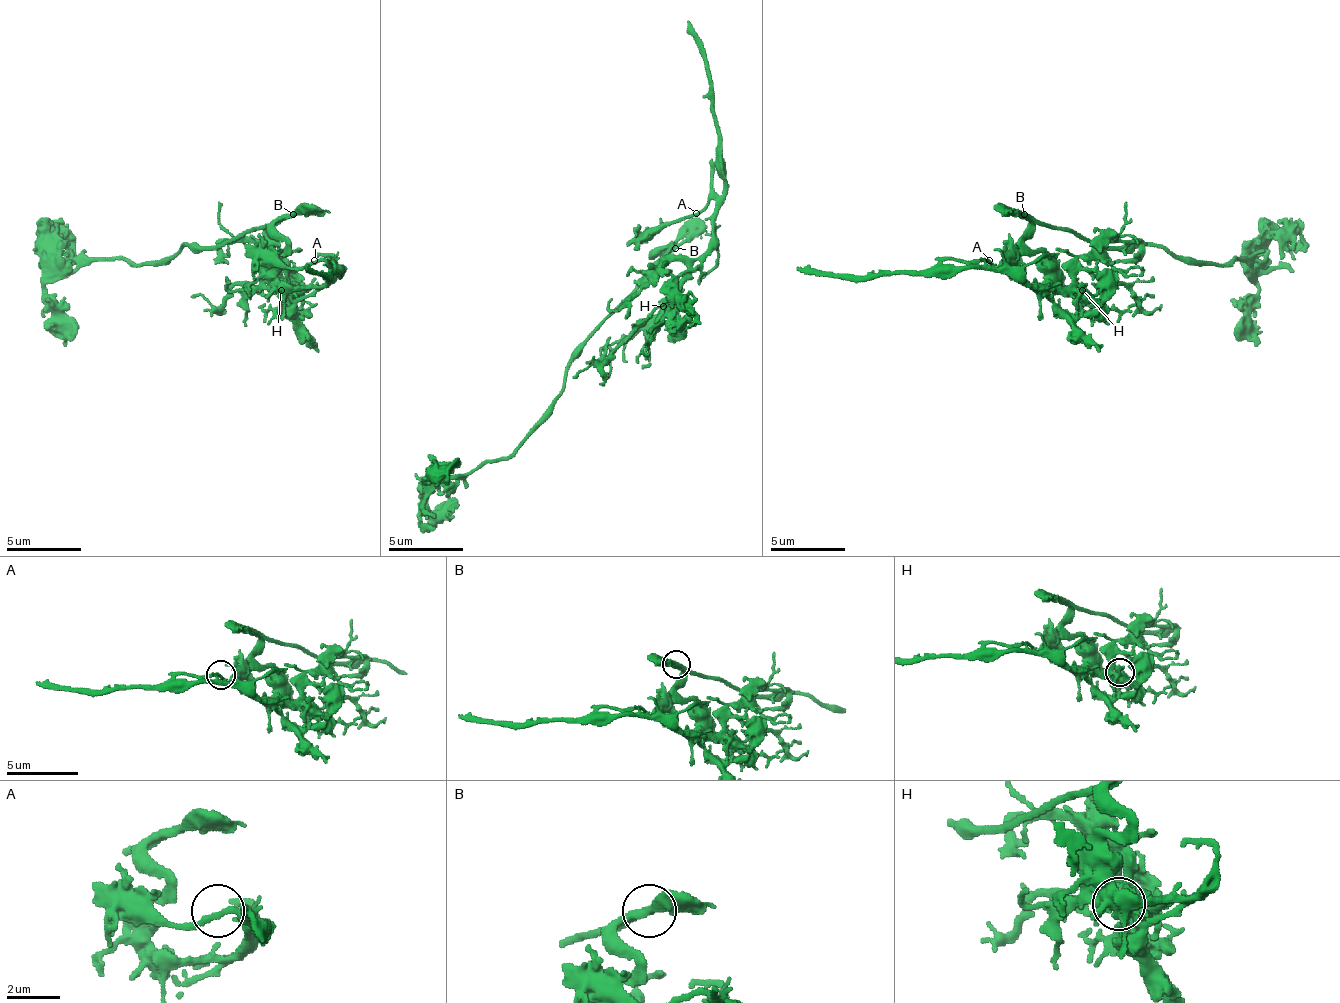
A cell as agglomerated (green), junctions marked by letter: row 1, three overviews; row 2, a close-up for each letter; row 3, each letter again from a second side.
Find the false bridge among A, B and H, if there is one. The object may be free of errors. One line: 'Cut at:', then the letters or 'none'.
Cut at: none

